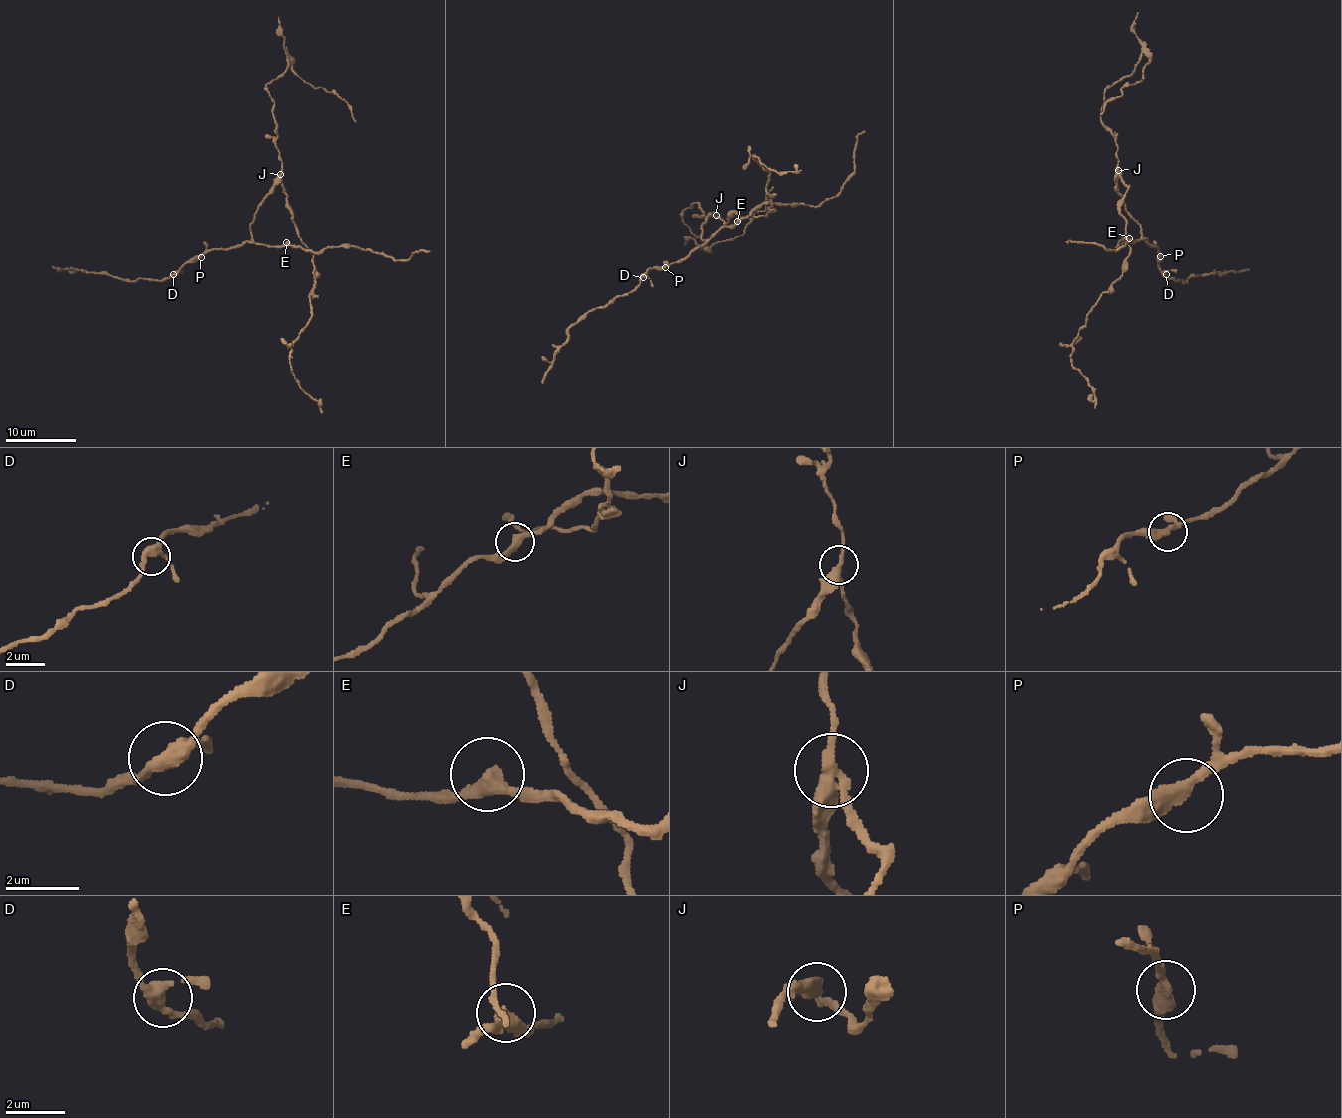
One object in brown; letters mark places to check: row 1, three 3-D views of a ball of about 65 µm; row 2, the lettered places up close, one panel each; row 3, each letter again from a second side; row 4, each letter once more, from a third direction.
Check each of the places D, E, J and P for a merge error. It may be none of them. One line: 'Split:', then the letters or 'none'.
Split: J

